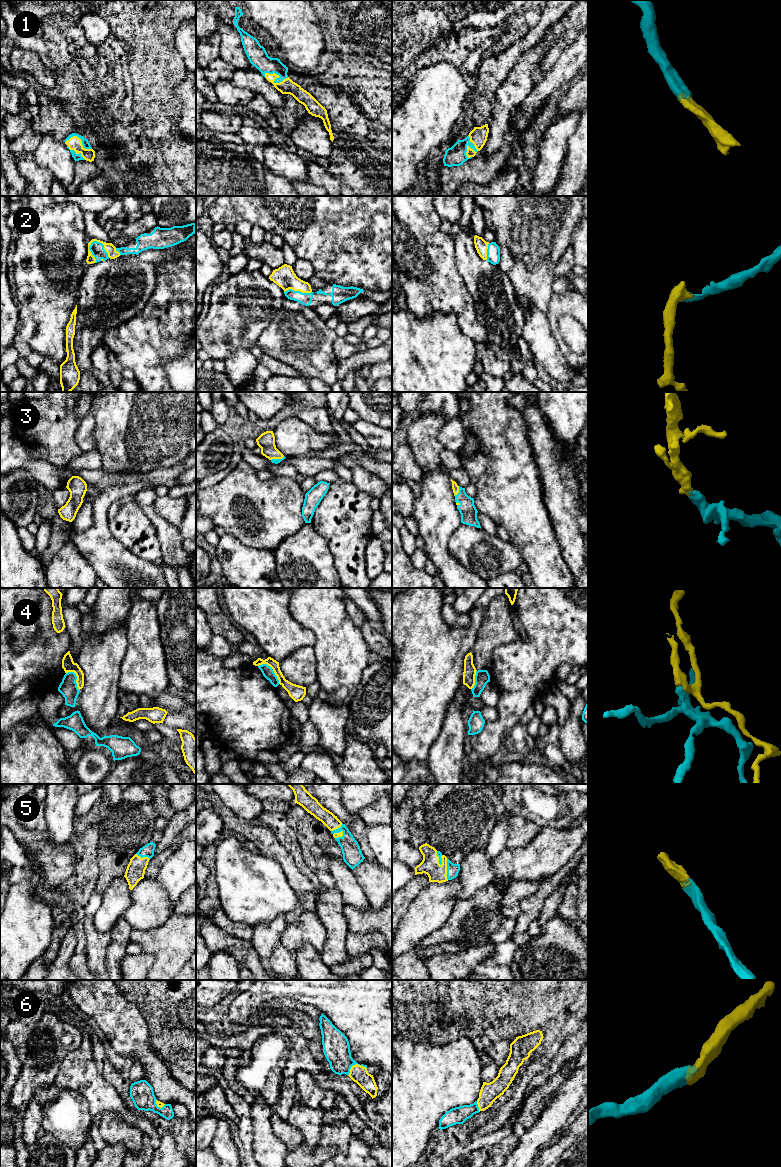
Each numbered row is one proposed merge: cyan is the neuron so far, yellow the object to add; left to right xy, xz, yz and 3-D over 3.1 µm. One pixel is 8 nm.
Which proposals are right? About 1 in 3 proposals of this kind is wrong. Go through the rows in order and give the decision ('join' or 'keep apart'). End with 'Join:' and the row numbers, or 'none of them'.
1: join
2: join
3: join
4: keep apart
5: join
6: join
Join: 1, 2, 3, 5, 6

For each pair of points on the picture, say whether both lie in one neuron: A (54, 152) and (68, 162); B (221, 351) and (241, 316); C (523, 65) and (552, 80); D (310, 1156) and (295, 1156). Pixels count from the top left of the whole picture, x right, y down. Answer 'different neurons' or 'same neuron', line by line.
A: same neuron
B: same neuron
C: different neurons
D: same neuron

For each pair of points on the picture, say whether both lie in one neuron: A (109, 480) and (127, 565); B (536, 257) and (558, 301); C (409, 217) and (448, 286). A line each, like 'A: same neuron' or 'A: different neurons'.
A: different neurons
B: different neurons
C: same neuron

